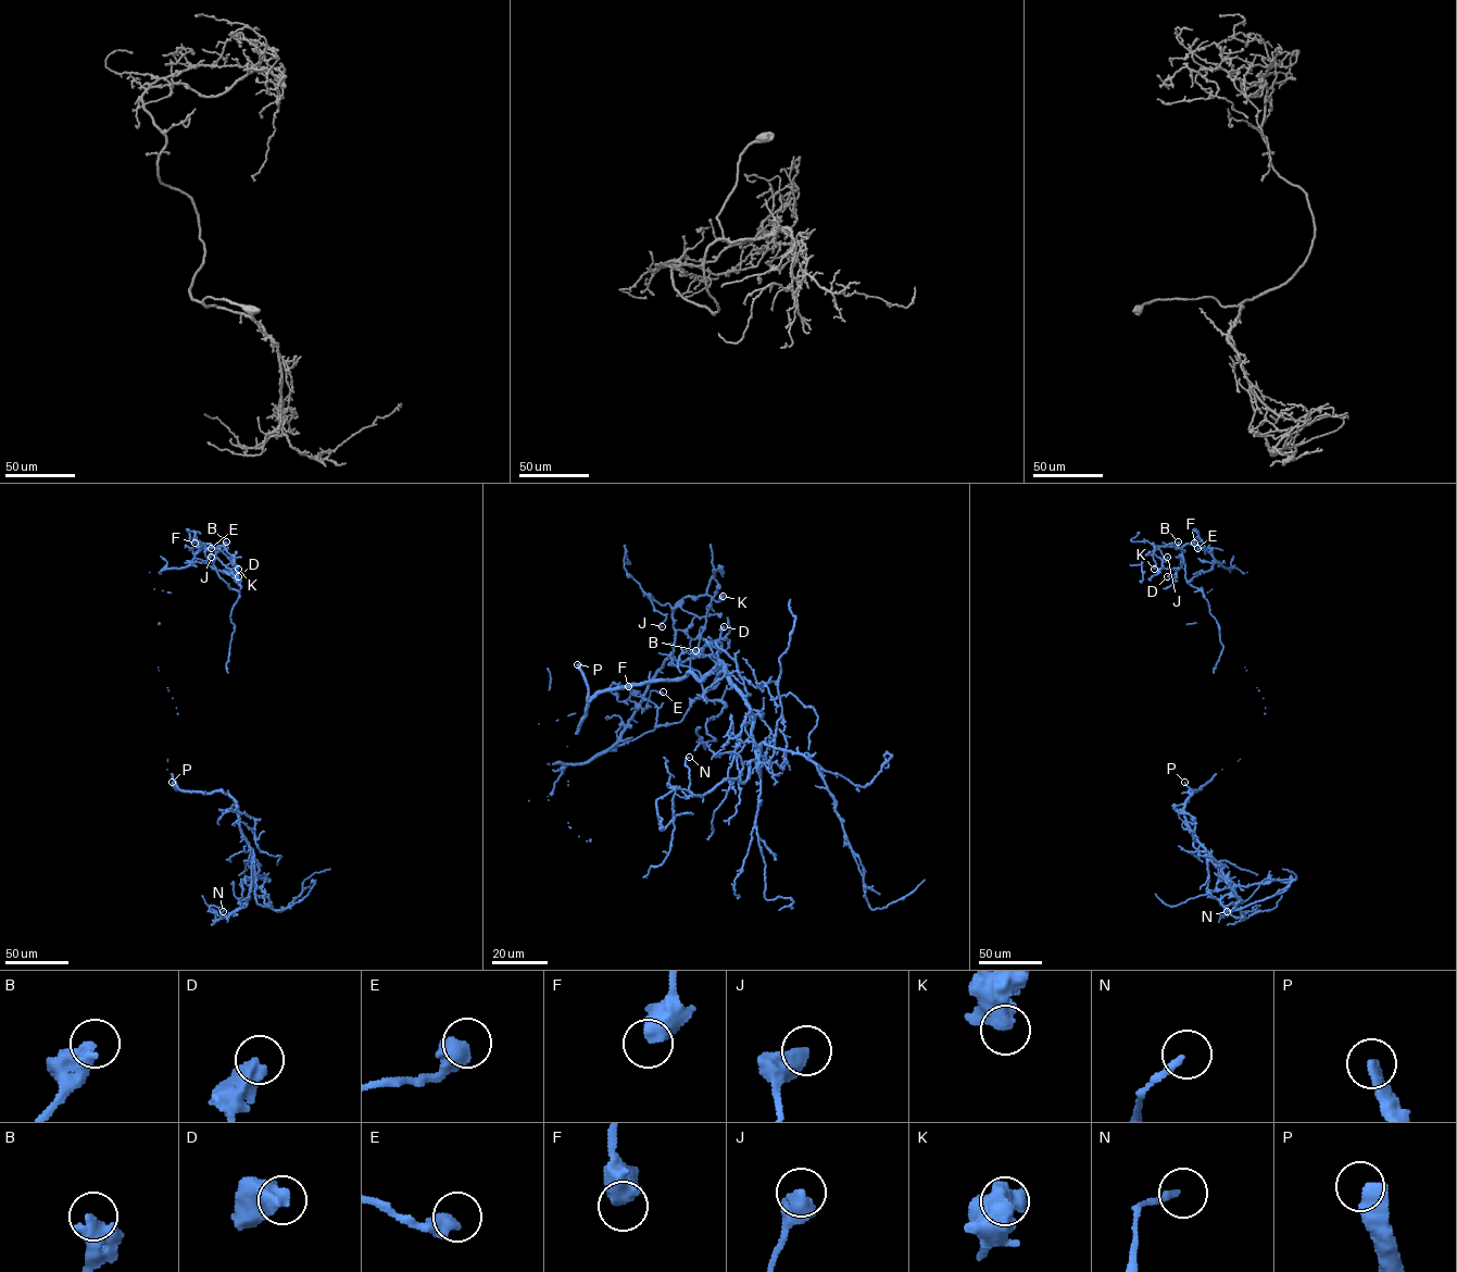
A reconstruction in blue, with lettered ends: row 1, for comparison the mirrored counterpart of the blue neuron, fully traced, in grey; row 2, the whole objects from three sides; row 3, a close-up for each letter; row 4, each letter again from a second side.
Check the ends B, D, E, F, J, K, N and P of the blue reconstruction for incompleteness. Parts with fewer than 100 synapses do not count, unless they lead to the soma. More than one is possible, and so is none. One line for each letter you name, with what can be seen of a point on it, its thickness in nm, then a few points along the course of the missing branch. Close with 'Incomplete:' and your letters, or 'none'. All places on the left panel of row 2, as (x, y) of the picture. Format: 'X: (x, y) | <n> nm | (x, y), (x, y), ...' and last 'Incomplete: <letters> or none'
P: (172, 782) | 500 nm | (172, 782), (184, 780), (193, 788), (173, 814)
Incomplete: P

